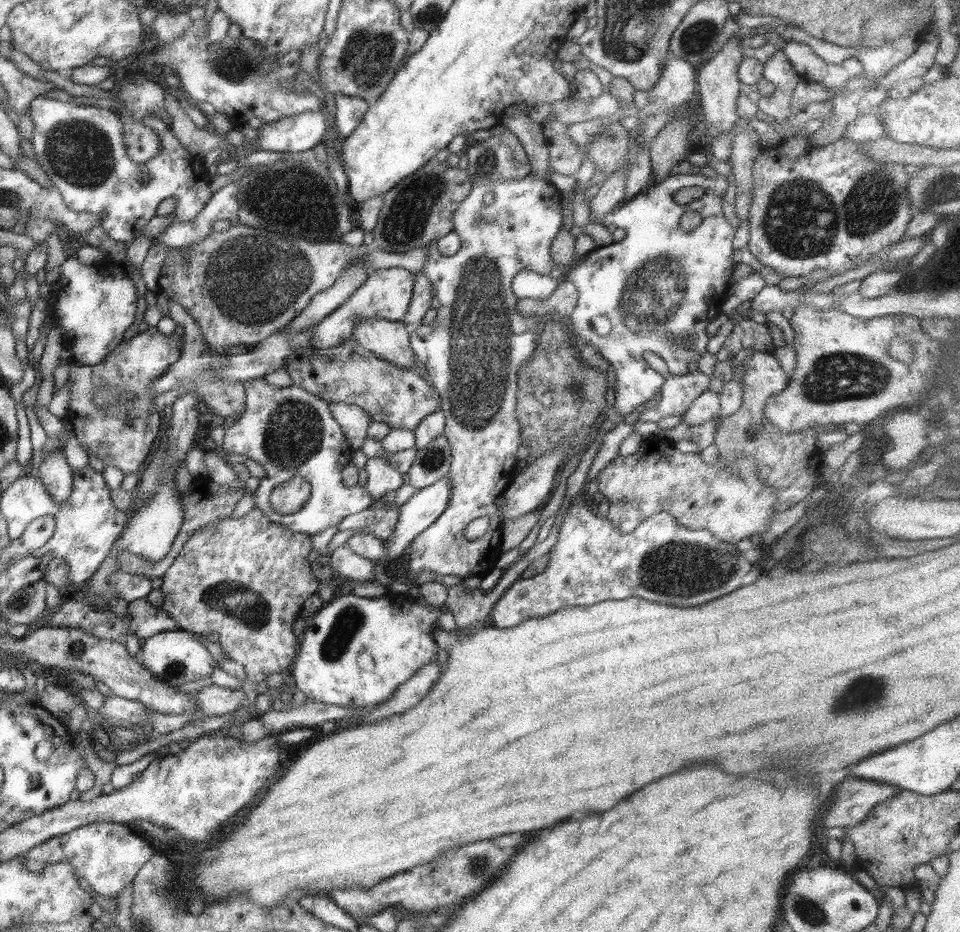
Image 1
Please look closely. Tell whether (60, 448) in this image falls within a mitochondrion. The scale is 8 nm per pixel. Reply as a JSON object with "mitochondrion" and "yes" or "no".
{"mitochondrion":"no"}

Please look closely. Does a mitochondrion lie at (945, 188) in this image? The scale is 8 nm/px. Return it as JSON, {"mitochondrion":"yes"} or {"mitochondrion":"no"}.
{"mitochondrion":"yes"}

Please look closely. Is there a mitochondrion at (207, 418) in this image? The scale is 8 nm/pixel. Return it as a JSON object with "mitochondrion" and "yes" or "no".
{"mitochondrion":"no"}

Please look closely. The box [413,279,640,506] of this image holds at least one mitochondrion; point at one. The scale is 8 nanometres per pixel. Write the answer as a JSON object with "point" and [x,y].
{"point":[434,459]}

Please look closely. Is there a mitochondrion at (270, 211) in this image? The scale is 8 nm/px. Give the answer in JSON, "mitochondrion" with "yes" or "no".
{"mitochondrion":"yes"}

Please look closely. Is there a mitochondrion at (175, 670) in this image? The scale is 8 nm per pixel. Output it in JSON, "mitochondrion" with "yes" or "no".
{"mitochondrion":"yes"}

